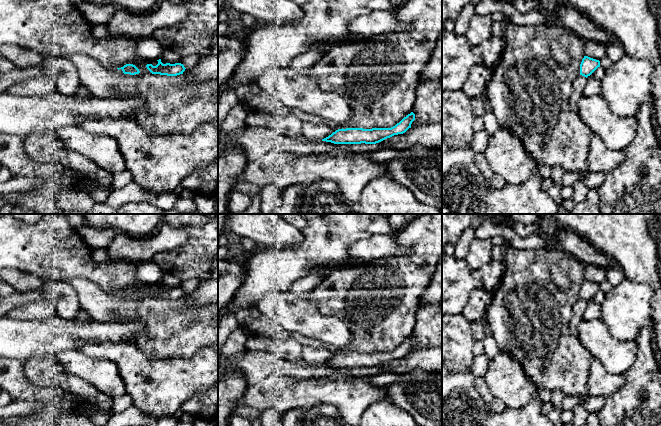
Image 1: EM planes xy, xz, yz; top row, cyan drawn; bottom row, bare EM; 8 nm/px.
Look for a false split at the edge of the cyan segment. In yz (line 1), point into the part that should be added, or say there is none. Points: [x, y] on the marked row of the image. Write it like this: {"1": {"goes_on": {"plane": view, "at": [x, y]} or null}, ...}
{"1": {"goes_on": {"plane": "yz", "at": [528, 92]}}}

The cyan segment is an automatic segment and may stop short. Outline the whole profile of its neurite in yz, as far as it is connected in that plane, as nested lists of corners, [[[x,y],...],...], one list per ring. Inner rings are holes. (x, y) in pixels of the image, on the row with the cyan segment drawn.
[[[508,20],[505,24],[504,41],[505,47],[502,57],[491,70],[491,77],[485,89],[484,97],[487,109],[494,114],[499,126],[507,128],[520,139],[525,151],[538,165],[550,167],[559,165],[564,171],[576,172],[578,175],[589,172],[588,148],[593,133],[578,114],[571,109],[569,97],[575,79],[579,75],[586,78],[590,76],[600,67],[600,61],[586,56],[584,53],[585,41],[556,21],[534,26],[518,25]],[[553,40],[567,48],[571,56],[571,61],[567,66],[561,66],[552,57],[550,43]]]

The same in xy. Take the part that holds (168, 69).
[[[161,59],[157,60],[157,61],[158,61],[158,64],[156,66],[153,66],[152,64],[146,65],[147,69],[152,74],[177,76],[177,75],[183,74],[183,72],[186,69],[184,67],[184,65],[181,64],[181,63],[175,63],[175,64],[166,63],[166,64],[163,64],[161,62]]]

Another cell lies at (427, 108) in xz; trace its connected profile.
[[[442,77],[419,83],[412,112],[415,114],[415,120],[411,126],[422,126],[442,120]]]

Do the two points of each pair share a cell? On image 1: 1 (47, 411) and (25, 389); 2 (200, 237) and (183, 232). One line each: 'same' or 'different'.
1: same
2: different

